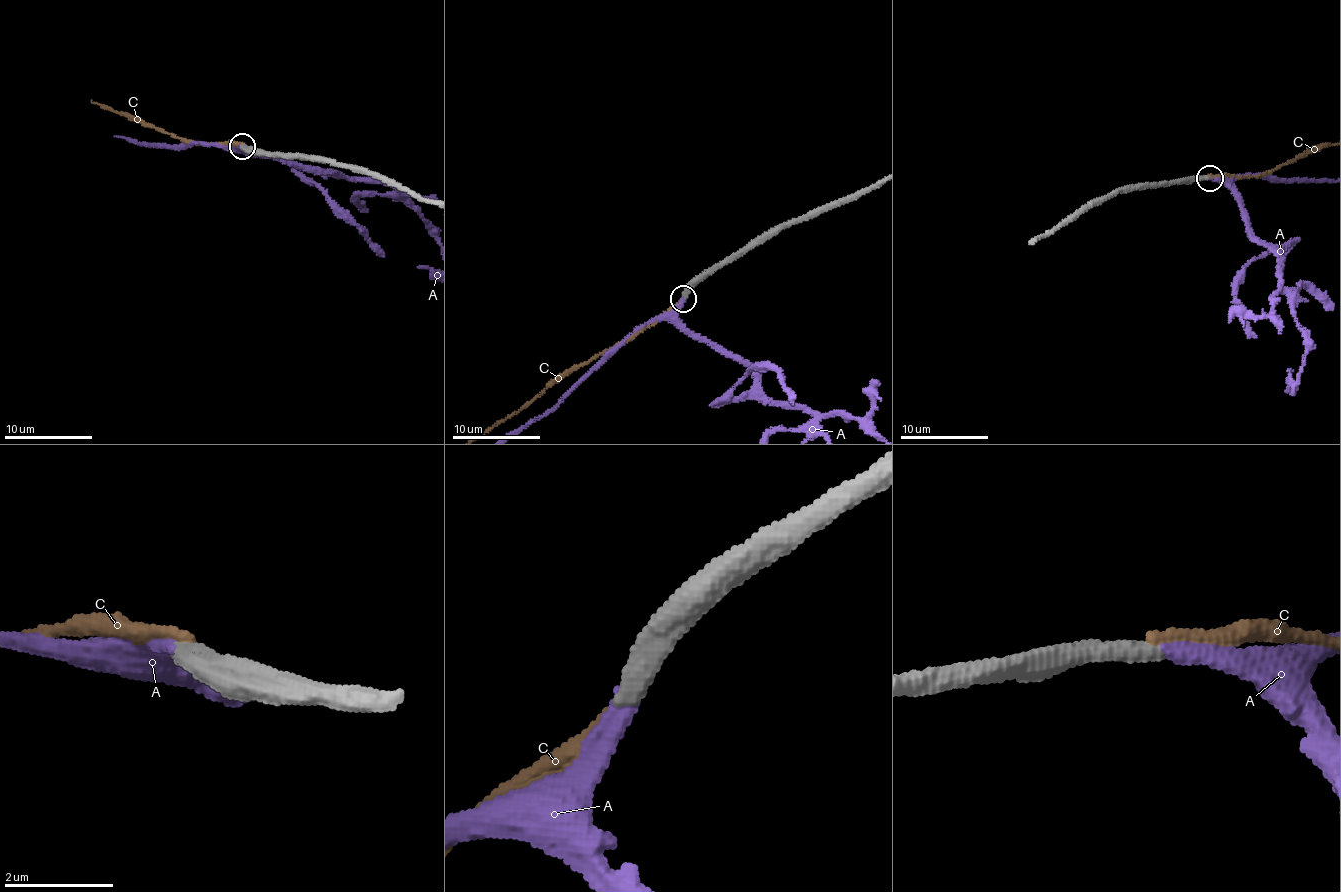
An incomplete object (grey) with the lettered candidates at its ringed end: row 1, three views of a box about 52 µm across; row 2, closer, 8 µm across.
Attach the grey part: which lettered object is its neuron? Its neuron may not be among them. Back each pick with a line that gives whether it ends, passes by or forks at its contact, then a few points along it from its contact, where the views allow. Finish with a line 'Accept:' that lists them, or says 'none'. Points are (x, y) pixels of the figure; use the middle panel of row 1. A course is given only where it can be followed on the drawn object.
A: it ends
Accept: A

